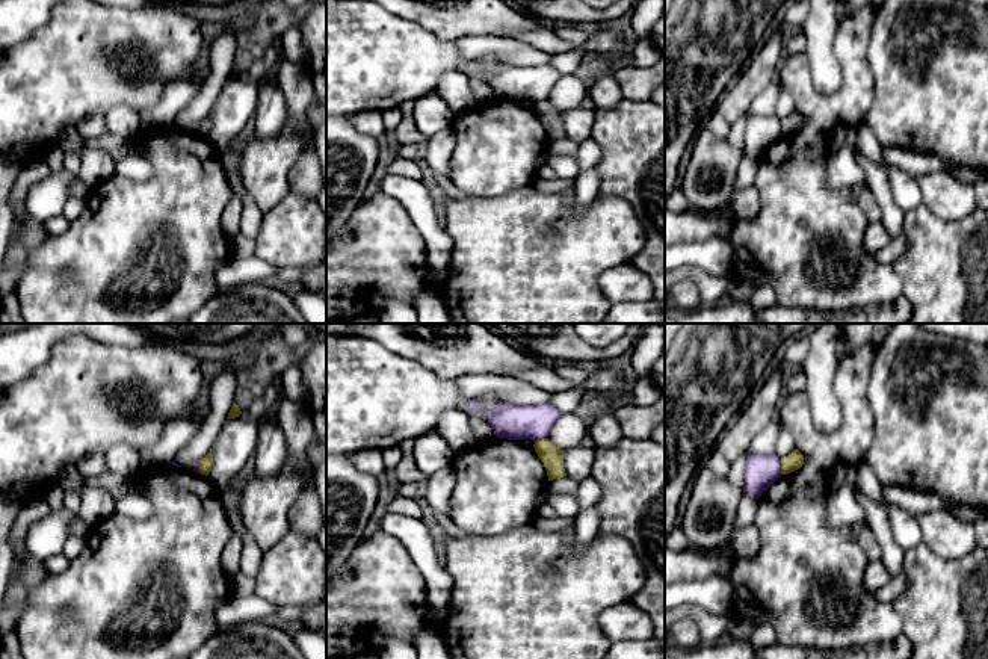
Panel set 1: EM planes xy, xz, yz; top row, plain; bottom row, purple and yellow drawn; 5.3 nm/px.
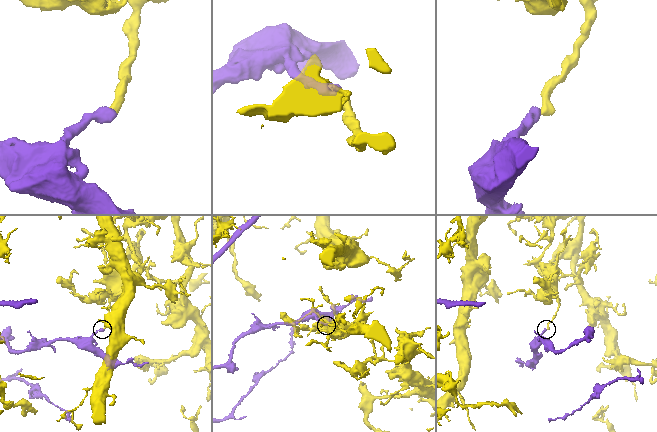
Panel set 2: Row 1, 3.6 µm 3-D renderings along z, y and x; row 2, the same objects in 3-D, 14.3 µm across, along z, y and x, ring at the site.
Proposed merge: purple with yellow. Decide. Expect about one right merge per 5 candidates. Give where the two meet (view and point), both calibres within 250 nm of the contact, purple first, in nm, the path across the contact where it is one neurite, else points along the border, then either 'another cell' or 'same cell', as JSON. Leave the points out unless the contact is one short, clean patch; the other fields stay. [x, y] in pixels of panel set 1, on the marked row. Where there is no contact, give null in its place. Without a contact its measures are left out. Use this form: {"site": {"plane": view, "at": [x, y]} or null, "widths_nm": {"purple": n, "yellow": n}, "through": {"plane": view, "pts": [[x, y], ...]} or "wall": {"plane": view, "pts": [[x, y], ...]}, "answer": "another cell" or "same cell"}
{"site": {"plane": "yz", "at": [780, 466]}, "widths_nm": {"purple": 180, "yellow": 90}, "wall": {"plane": "yz", "pts": [[780, 458], [781, 473]]}, "answer": "another cell"}

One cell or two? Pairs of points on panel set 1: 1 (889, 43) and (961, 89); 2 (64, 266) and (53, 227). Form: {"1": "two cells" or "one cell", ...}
{"1": "one cell", "2": "two cells"}

